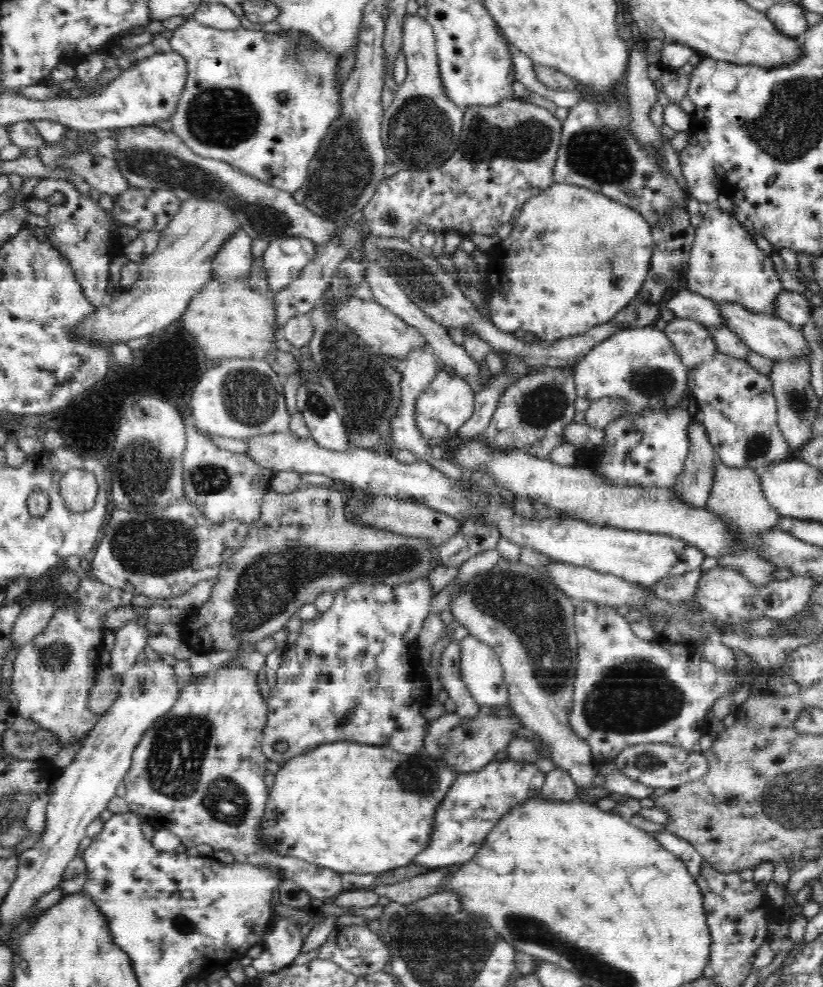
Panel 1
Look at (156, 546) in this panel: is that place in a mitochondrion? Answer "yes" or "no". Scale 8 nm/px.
yes

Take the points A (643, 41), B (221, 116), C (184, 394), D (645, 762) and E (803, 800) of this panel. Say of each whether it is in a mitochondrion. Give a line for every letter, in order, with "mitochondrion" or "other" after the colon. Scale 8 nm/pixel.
A: other
B: mitochondrion
C: other
D: mitochondrion
E: mitochondrion

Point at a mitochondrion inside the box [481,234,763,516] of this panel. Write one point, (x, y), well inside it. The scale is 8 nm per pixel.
(545, 404)

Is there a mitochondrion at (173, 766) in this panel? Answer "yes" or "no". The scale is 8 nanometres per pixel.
yes

